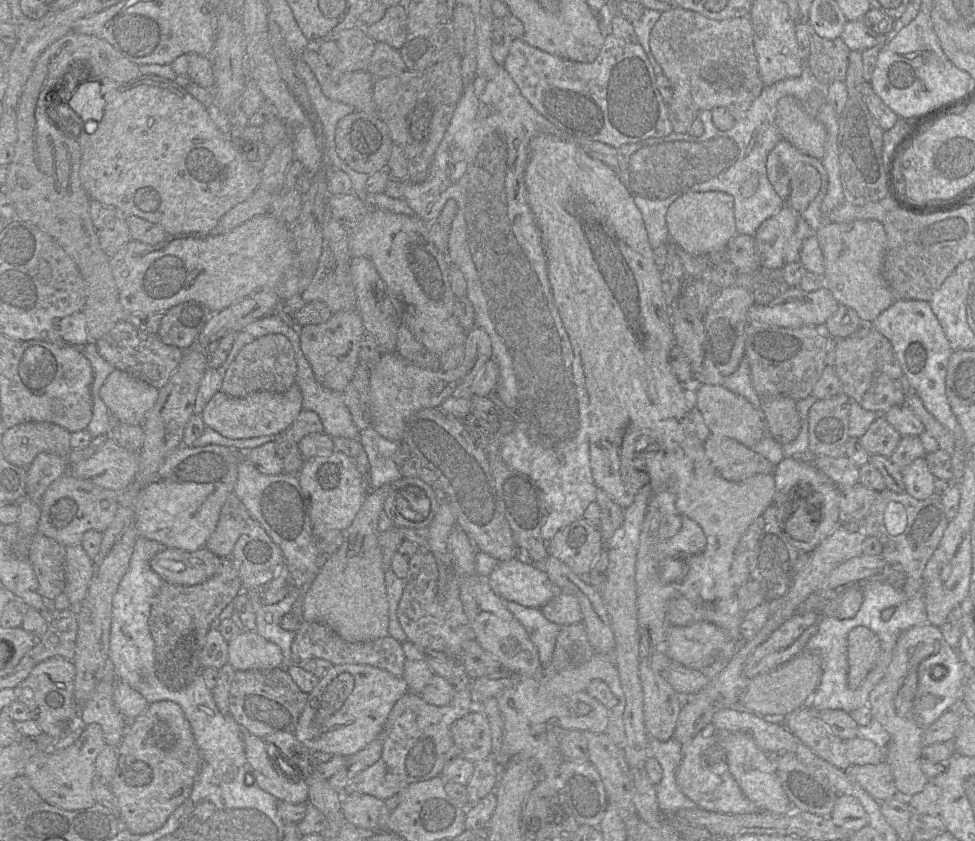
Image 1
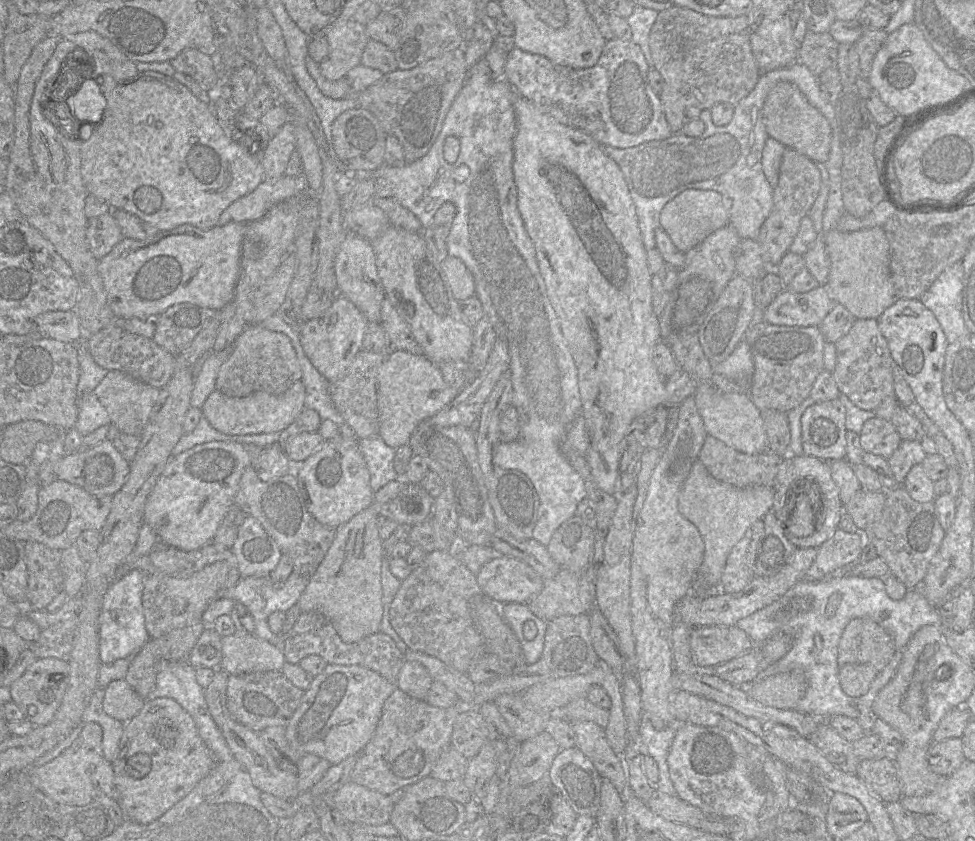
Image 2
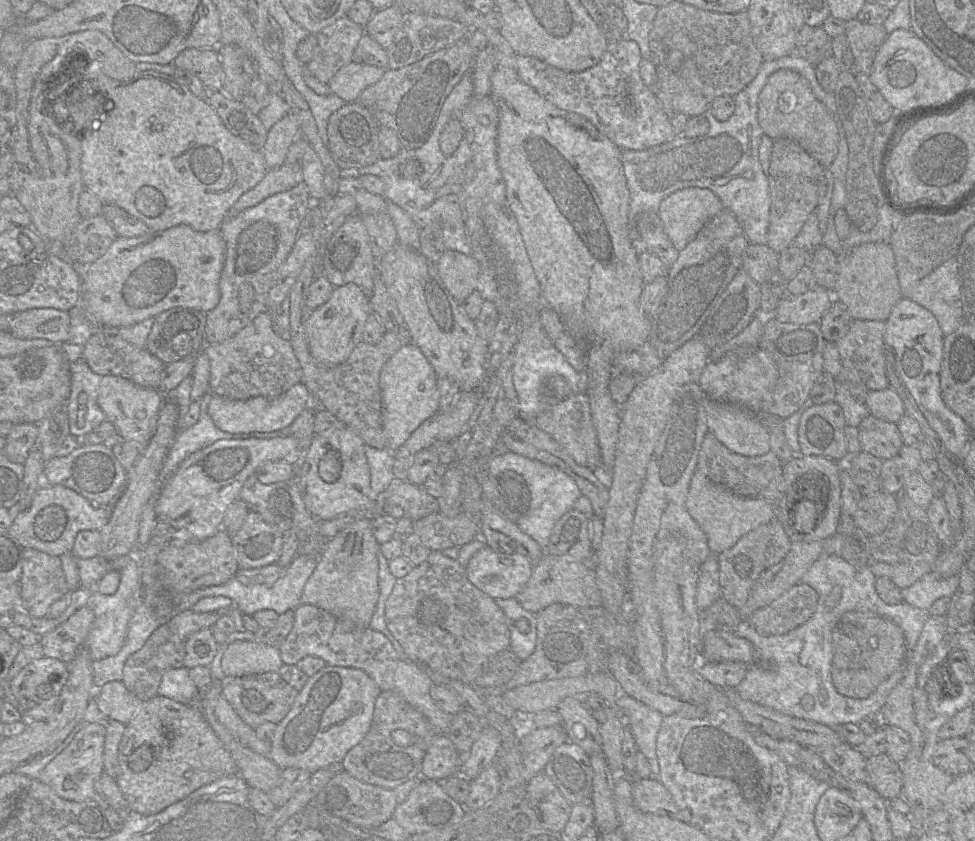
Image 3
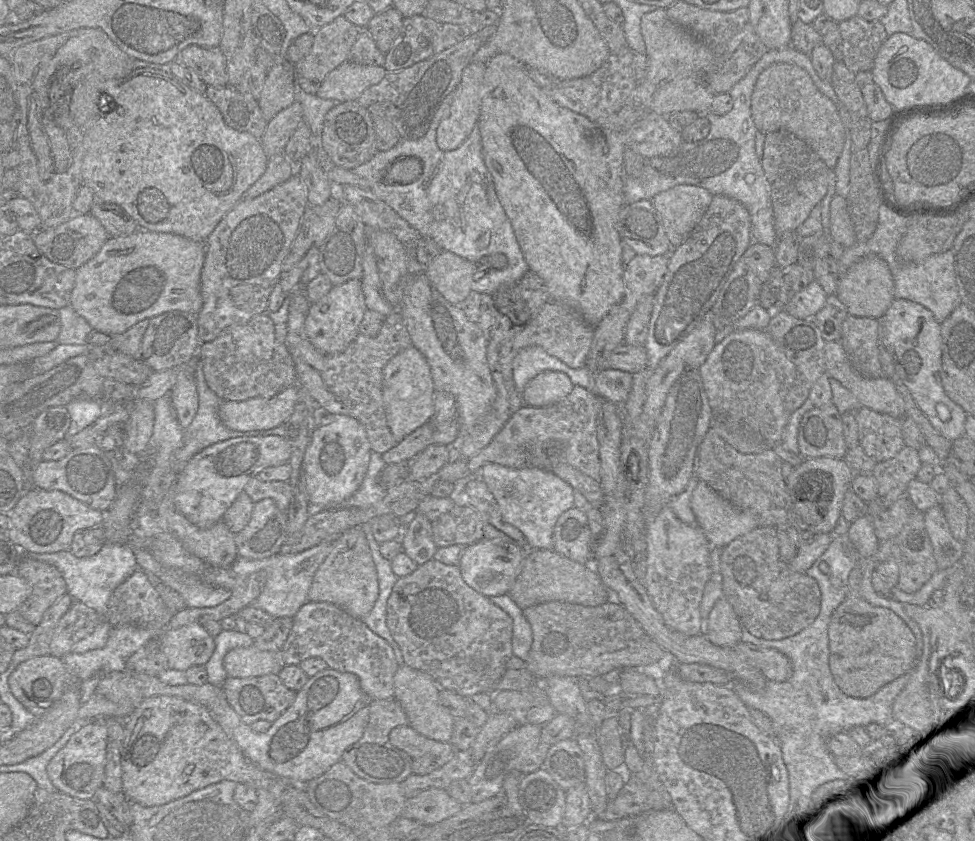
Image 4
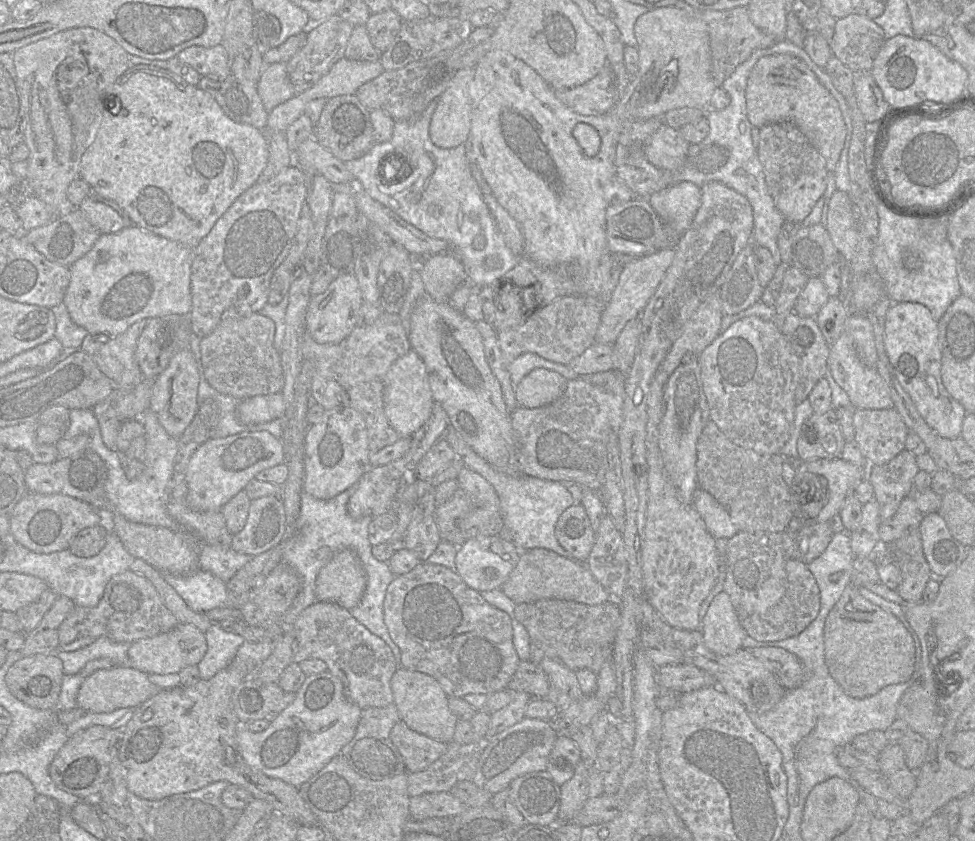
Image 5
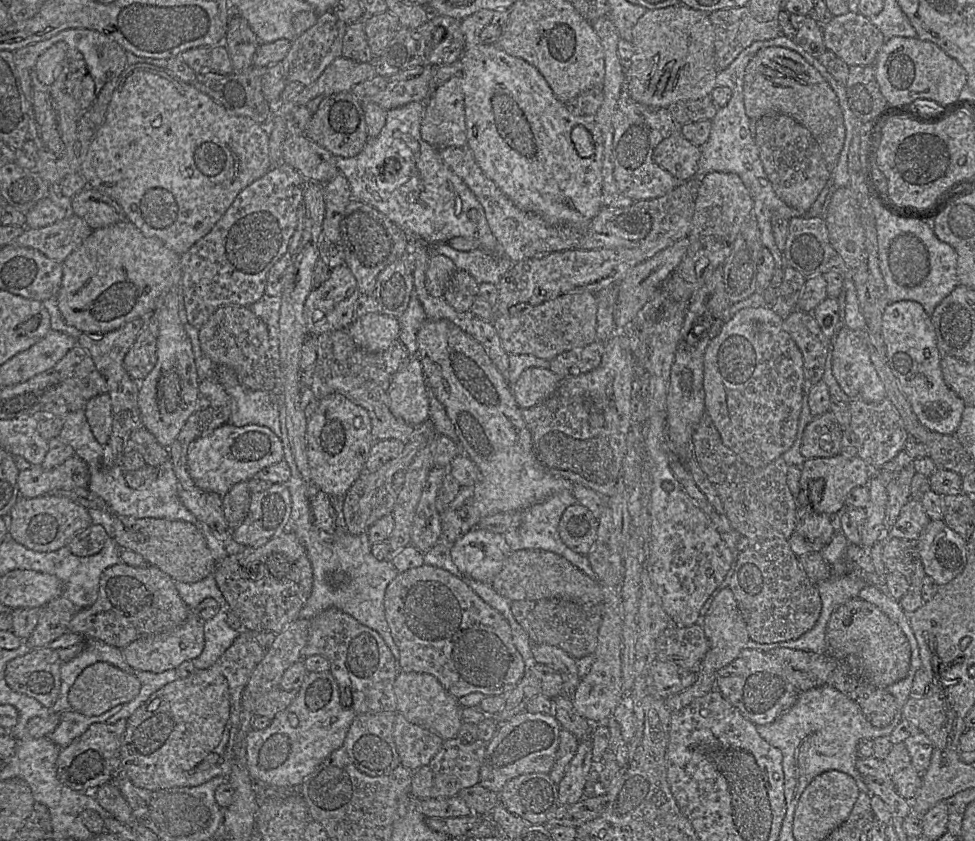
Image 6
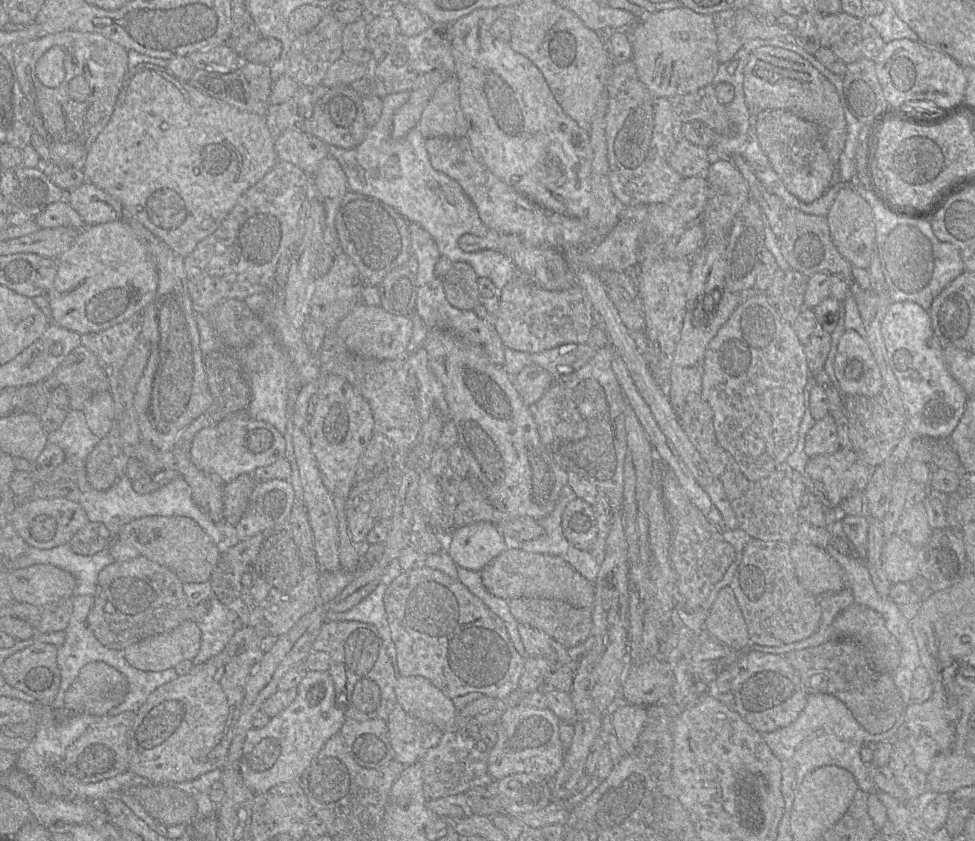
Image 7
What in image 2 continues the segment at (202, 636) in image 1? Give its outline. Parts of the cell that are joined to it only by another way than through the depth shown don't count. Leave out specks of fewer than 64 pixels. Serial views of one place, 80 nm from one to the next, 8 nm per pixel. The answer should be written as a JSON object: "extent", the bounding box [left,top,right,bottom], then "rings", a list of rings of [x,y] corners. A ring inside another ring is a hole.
{"extent":[142,542,242,638],"rings":[[[212,542],[200,549],[205,557],[205,565],[185,578],[163,574],[147,575],[142,595],[145,626],[150,638],[159,638],[173,630],[196,624],[202,620],[207,607],[242,578],[236,557],[231,549],[220,548]]]}

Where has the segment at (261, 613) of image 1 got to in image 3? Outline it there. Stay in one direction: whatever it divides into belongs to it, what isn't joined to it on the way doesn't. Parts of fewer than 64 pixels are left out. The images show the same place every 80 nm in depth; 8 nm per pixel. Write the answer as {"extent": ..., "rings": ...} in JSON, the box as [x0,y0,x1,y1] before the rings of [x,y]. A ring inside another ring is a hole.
{"extent":[177,555,319,616],"rings":[[[297,555],[288,567],[281,567],[274,563],[261,568],[239,568],[236,575],[224,584],[198,588],[187,595],[179,595],[177,599],[179,599],[180,611],[192,609],[203,597],[220,595],[230,598],[235,607],[249,616],[259,610],[273,610],[279,615],[284,614],[301,605],[300,599],[303,589],[318,562],[319,558],[310,555]]]}

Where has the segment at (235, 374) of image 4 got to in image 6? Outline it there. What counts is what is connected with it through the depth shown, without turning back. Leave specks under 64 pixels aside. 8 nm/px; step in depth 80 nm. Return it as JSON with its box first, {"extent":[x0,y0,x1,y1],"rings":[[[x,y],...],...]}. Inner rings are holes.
{"extent":[199,307,280,391],"rings":[[[220,307],[199,330],[201,348],[215,366],[234,370],[238,381],[250,390],[271,391],[280,386],[280,362],[273,362],[267,325],[249,307]]]}

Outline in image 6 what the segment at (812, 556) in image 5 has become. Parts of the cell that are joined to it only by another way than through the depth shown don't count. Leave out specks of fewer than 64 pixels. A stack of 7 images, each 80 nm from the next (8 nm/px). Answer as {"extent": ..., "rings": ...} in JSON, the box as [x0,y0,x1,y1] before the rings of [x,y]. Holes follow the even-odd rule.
{"extent":[795,508,835,545],"rings":[[[811,508],[797,510],[795,531],[814,544],[828,545],[835,532],[830,523],[830,516],[817,513]]]}

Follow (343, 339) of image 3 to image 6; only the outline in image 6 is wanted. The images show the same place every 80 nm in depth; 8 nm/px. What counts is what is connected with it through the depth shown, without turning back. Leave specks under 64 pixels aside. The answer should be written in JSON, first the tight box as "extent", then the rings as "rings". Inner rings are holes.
{"extent":[304,264,360,334],"rings":[[[344,264],[333,268],[329,278],[317,288],[313,288],[305,302],[304,316],[309,334],[347,330],[356,318],[355,304],[360,296],[356,278]]]}

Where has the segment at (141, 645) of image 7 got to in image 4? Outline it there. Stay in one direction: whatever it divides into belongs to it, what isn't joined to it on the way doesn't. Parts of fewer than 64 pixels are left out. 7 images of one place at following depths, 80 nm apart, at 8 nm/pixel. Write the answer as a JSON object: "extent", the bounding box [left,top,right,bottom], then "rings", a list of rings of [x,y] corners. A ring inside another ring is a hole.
{"extent":[158,623,215,671],"rings":[[[197,623],[165,629],[158,638],[171,670],[185,671],[192,666],[204,666],[215,649],[214,637]]]}

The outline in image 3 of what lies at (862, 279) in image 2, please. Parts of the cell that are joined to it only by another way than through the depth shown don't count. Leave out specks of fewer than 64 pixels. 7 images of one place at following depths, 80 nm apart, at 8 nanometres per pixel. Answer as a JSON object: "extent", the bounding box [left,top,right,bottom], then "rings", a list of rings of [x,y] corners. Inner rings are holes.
{"extent":[830,240,903,321],"rings":[[[841,240],[841,254],[837,255],[837,257],[839,259],[839,276],[838,276],[838,280],[836,282],[836,286],[834,290],[830,291],[832,292],[834,299],[837,299],[845,304],[850,316],[853,319],[886,321],[892,309],[894,308],[894,306],[899,302],[901,298],[903,298],[900,284],[899,284],[899,279],[898,279],[897,272],[896,272],[895,257],[894,257],[894,253],[893,253],[893,250],[890,244],[889,243],[877,243],[877,242],[876,243],[864,243],[851,250],[844,251],[843,246],[842,246],[842,240]]]}

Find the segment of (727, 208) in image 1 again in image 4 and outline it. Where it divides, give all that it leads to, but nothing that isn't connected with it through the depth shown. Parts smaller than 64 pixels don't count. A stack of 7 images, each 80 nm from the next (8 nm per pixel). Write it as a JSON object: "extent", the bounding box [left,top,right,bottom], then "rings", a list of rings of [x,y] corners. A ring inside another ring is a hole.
{"extent":[652,184,712,248],"rings":[[[689,184],[676,185],[652,198],[672,248],[686,240],[705,214],[712,198],[708,190]]]}

